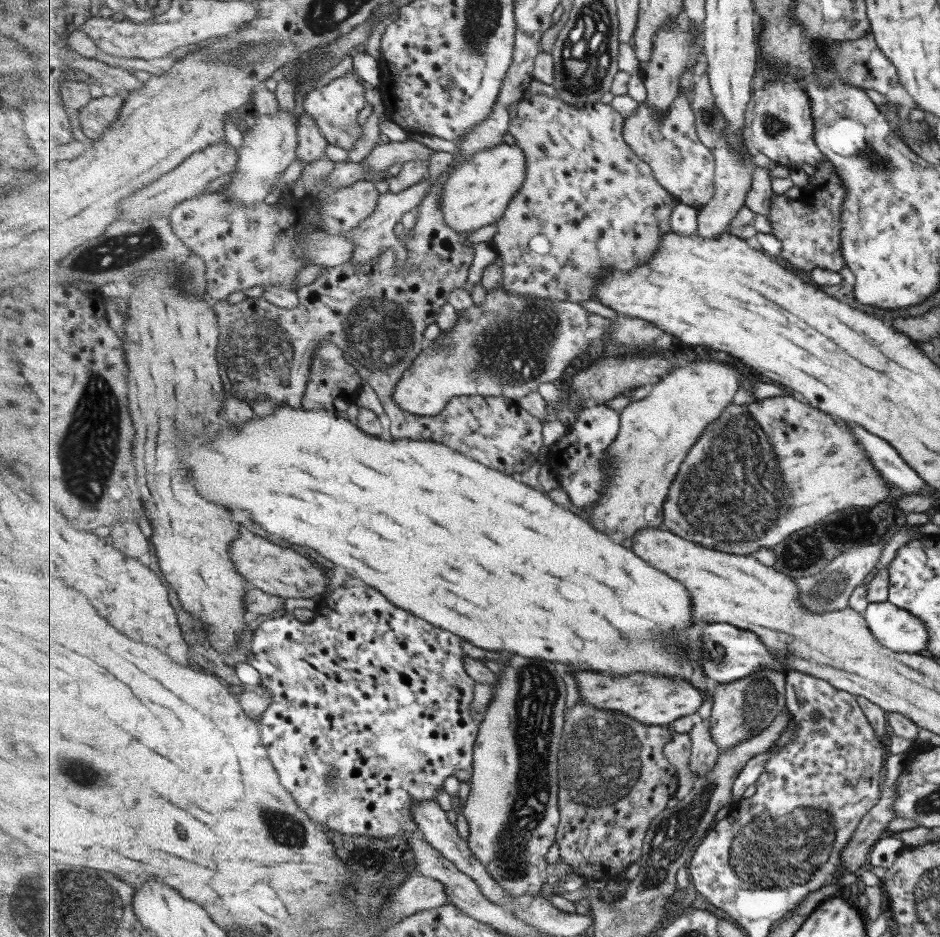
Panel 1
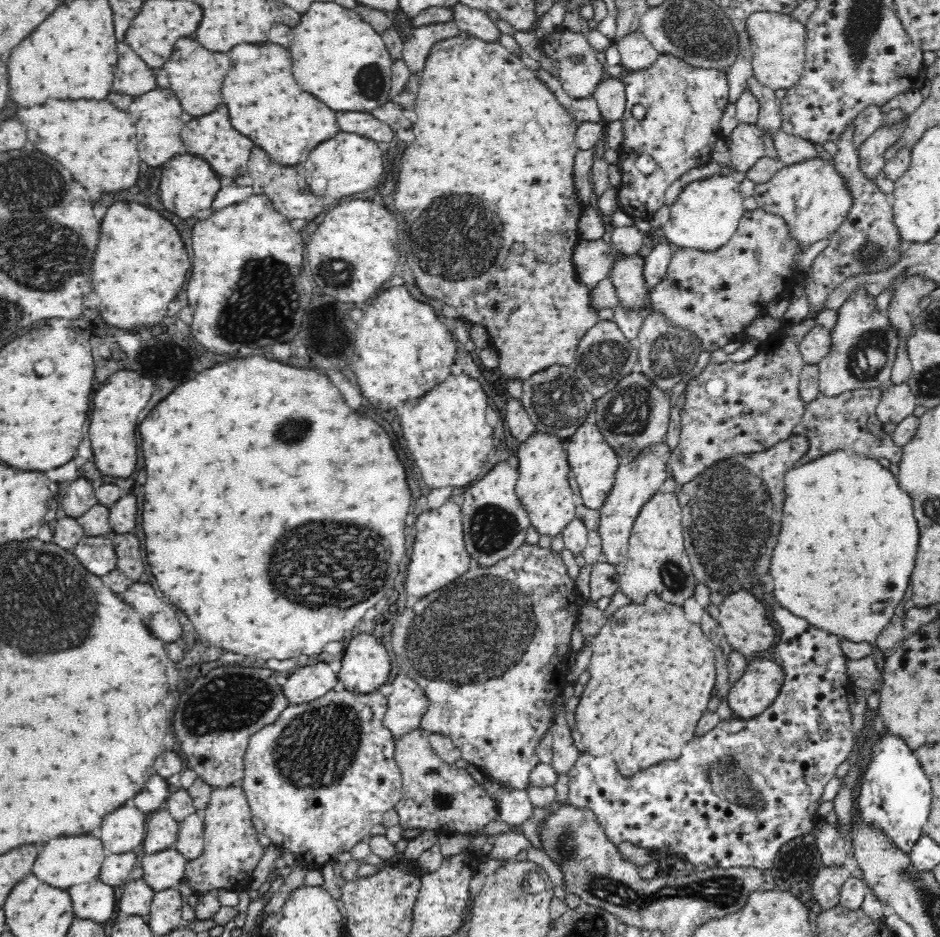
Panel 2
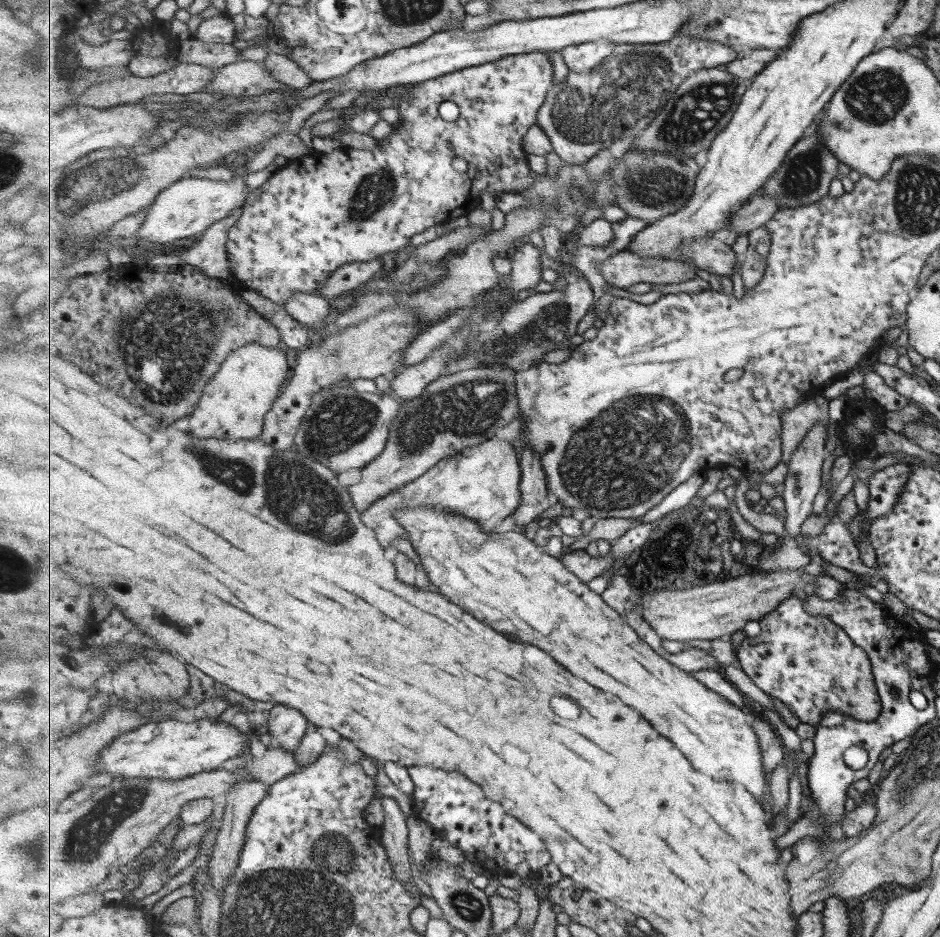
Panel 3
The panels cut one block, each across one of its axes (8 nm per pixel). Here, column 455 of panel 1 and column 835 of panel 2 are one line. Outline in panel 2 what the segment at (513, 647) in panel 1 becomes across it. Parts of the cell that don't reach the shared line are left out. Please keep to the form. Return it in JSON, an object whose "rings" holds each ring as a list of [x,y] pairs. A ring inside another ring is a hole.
{"rings":[[[841,448],[840,450],[834,450],[803,465],[798,464],[796,468],[785,474],[786,504],[784,504],[782,532],[780,532],[780,540],[774,548],[772,566],[770,566],[772,568],[772,578],[774,578],[774,596],[780,602],[780,606],[788,608],[792,614],[796,614],[800,618],[806,618],[806,621],[816,629],[826,630],[852,642],[875,643],[877,638],[883,634],[886,626],[892,621],[894,610],[898,608],[898,604],[900,604],[900,600],[906,592],[906,586],[908,586],[912,570],[914,570],[918,538],[920,538],[918,522],[914,518],[912,498],[908,496],[905,490],[900,490],[896,480],[896,476],[890,472],[890,469],[883,468],[878,459],[863,456],[859,452],[849,451],[846,448],[844,450]]]}

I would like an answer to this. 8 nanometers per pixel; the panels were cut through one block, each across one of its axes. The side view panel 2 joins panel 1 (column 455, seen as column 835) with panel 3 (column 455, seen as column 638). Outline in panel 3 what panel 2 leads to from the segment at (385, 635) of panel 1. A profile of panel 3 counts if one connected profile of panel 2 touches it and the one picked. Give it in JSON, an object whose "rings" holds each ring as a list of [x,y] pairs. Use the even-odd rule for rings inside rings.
{"rings":[[[419,764],[410,767],[409,772],[415,783],[414,815],[431,824],[440,837],[464,850],[469,861],[478,864],[495,860],[495,866],[517,872],[521,877],[539,872],[552,862],[552,854],[542,835],[523,824],[502,803],[487,796],[467,775]]]}

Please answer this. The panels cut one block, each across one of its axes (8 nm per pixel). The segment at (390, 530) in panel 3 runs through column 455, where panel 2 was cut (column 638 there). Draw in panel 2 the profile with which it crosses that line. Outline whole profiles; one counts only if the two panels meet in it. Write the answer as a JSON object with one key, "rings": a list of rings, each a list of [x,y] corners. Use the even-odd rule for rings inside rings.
{"rings":[[[662,442],[644,449],[628,464],[619,463],[612,490],[606,497],[602,508],[598,510],[600,524],[597,531],[600,533],[602,552],[606,556],[607,563],[618,566],[626,560],[631,530],[641,506],[648,502],[648,498],[652,498],[652,494],[658,492],[664,480],[670,477],[666,467],[671,457],[671,451],[670,447]]]}

